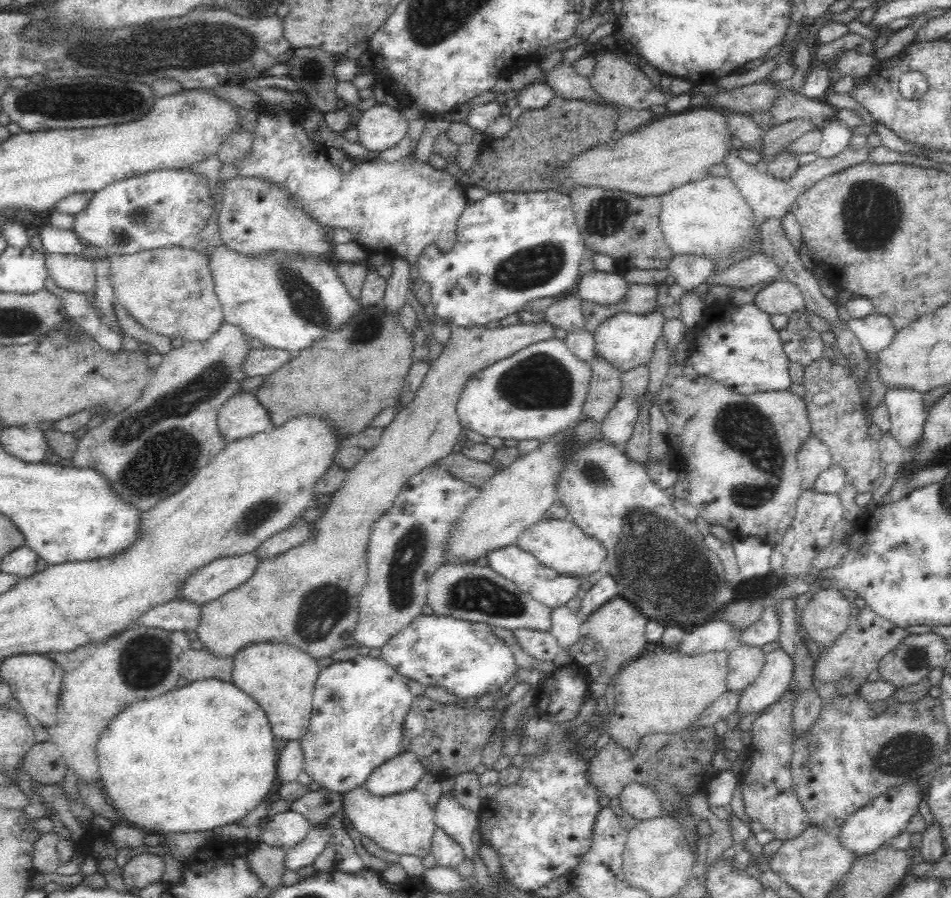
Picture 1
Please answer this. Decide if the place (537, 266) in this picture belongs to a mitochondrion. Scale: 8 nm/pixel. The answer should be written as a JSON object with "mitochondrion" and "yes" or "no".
{"mitochondrion":"yes"}

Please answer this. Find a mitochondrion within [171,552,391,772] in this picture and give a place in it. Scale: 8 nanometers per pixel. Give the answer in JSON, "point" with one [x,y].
{"point":[325,605]}

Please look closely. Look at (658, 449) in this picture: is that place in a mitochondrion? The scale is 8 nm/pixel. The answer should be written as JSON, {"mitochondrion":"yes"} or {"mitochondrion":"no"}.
{"mitochondrion":"no"}

